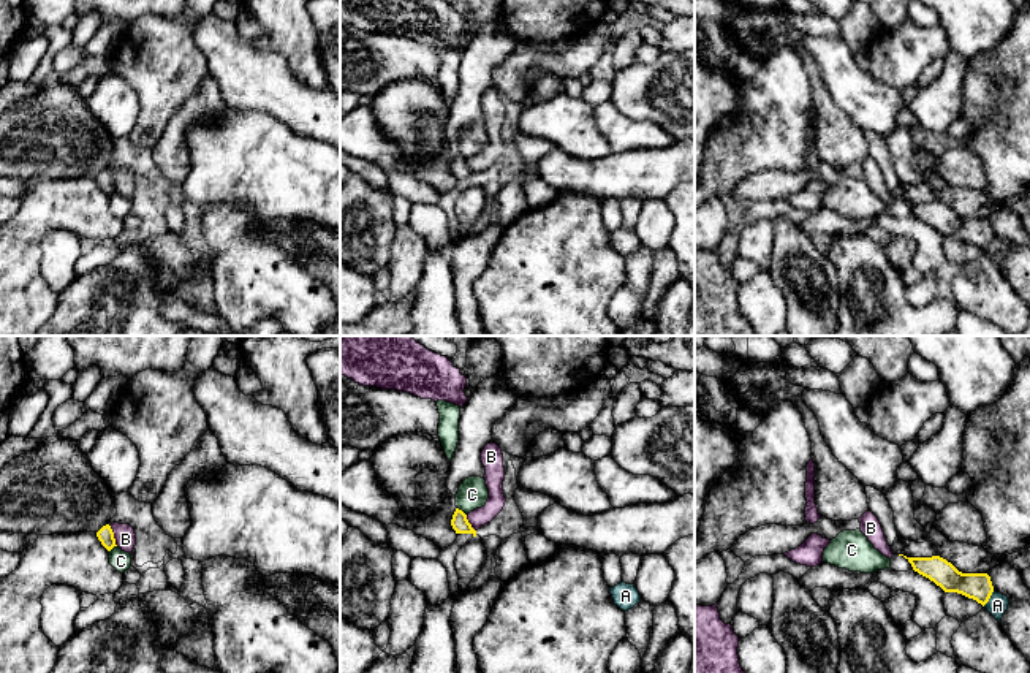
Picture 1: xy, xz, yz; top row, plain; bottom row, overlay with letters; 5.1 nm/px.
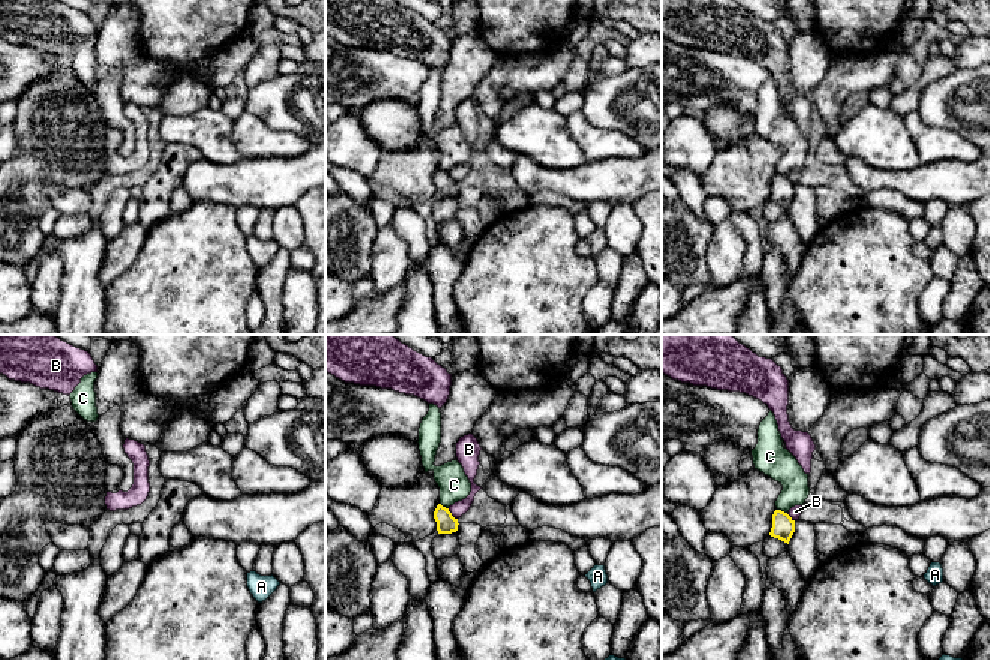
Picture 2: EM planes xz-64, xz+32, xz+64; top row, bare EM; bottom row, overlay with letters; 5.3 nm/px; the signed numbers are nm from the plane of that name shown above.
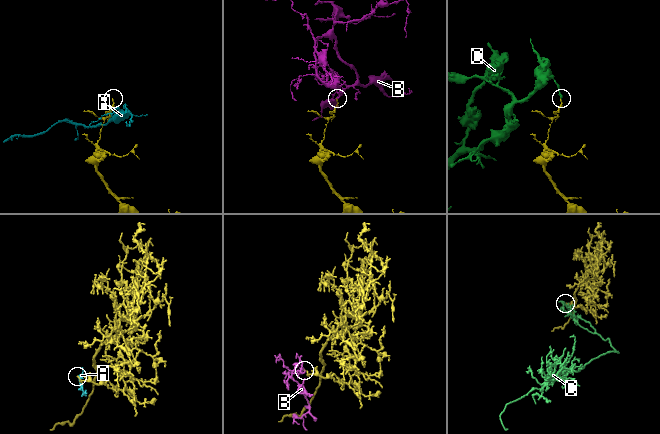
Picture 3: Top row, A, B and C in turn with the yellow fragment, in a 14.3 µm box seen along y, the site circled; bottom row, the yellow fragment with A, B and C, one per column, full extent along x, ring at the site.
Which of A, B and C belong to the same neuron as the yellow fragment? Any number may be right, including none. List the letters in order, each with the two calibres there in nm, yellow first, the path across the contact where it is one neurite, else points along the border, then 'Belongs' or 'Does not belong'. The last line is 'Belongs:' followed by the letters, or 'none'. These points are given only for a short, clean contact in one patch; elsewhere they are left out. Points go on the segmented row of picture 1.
A: Thickness 140 nm (yellow) against 100 nm. Boundary: yz (994, 591), (983, 605). Does not belong
B: Thickness 80 nm (yellow) against 110 nm. Boundary: xy (109, 526), (117, 545). Does not belong
C: Thickness 90 nm (yellow) against 150 nm. Boundary: xz (458, 507), (465, 515). Does not belong
Belongs: none

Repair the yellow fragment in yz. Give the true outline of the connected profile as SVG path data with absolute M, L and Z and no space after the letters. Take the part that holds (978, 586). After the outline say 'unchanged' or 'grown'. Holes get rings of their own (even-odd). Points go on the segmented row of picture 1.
M940 556L907 557L915 572L929 578L945 592L957 592L976 600L983 606L989 602L994 586L987 573L962 573Z; unchanged

